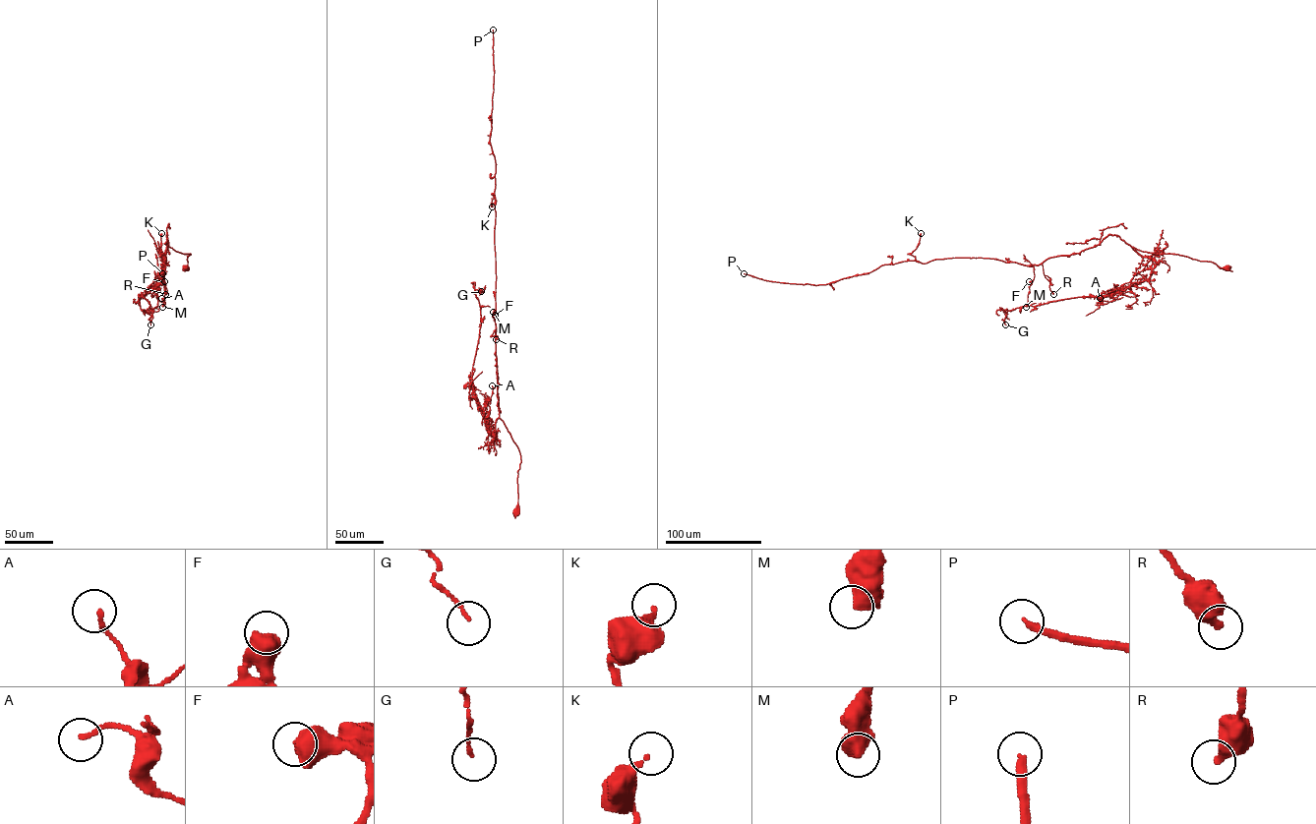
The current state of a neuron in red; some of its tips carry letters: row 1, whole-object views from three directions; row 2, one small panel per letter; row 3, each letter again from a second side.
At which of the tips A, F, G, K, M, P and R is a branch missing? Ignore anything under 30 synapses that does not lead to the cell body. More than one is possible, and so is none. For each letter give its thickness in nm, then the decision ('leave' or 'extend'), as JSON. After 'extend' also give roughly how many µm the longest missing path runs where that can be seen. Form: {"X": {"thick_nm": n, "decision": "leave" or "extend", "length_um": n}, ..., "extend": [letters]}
{"A": {"thick_nm": 150, "decision": "leave"}, "F": {"thick_nm": 750, "decision": "leave"}, "G": {"thick_nm": 100, "decision": "leave"}, "K": {"thick_nm": 240, "decision": "leave"}, "M": {"thick_nm": 650, "decision": "leave"}, "P": {"thick_nm": 260, "decision": "extend", "length_um": 300}, "R": {"thick_nm": 440, "decision": "leave"}, "extend": ["P"]}

